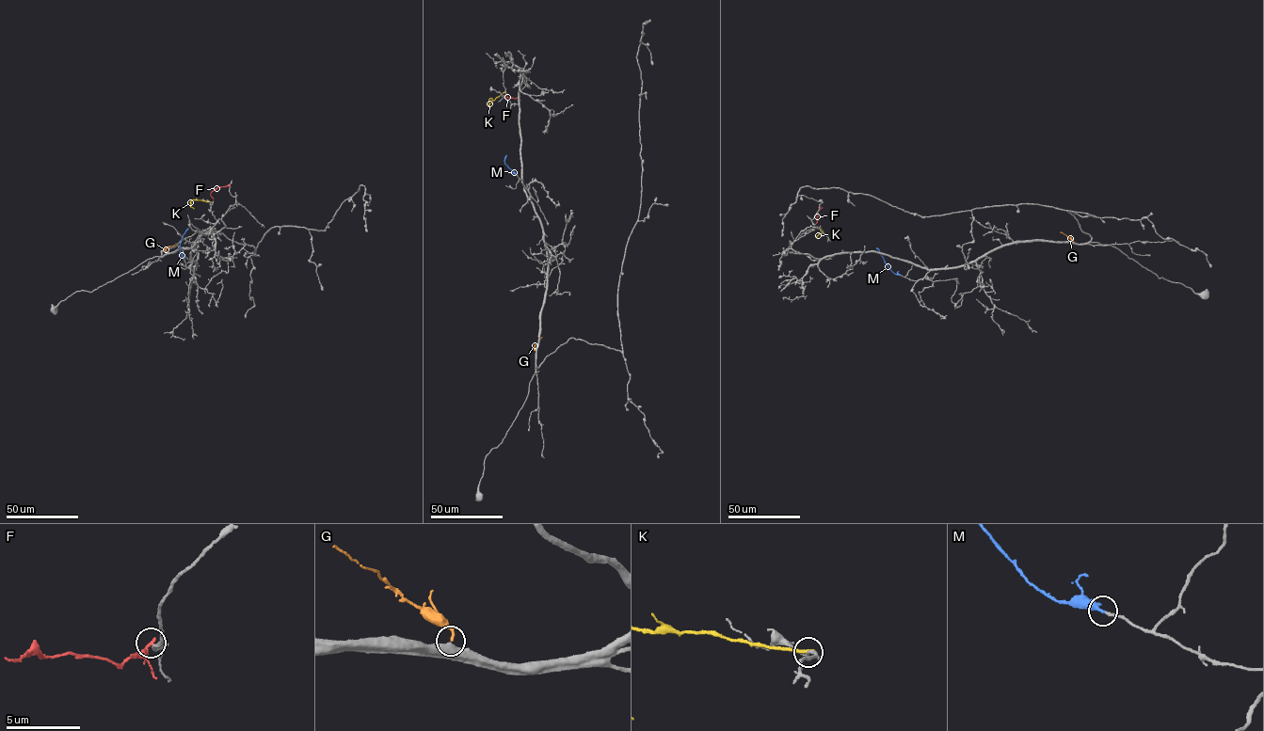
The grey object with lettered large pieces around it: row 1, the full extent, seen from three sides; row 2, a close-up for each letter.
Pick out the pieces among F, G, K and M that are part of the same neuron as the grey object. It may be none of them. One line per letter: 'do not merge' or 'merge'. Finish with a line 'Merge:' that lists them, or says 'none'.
F: do not merge
G: merge
K: do not merge
M: merge
Merge: G, M

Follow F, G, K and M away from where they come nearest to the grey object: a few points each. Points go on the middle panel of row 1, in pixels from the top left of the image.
F: (519, 96), (504, 98), (506, 92)
G: (536, 350), (535, 346), (541, 337)
K: (505, 91), (488, 105), (488, 100), (492, 99)
M: (516, 174), (504, 164), (506, 155)

